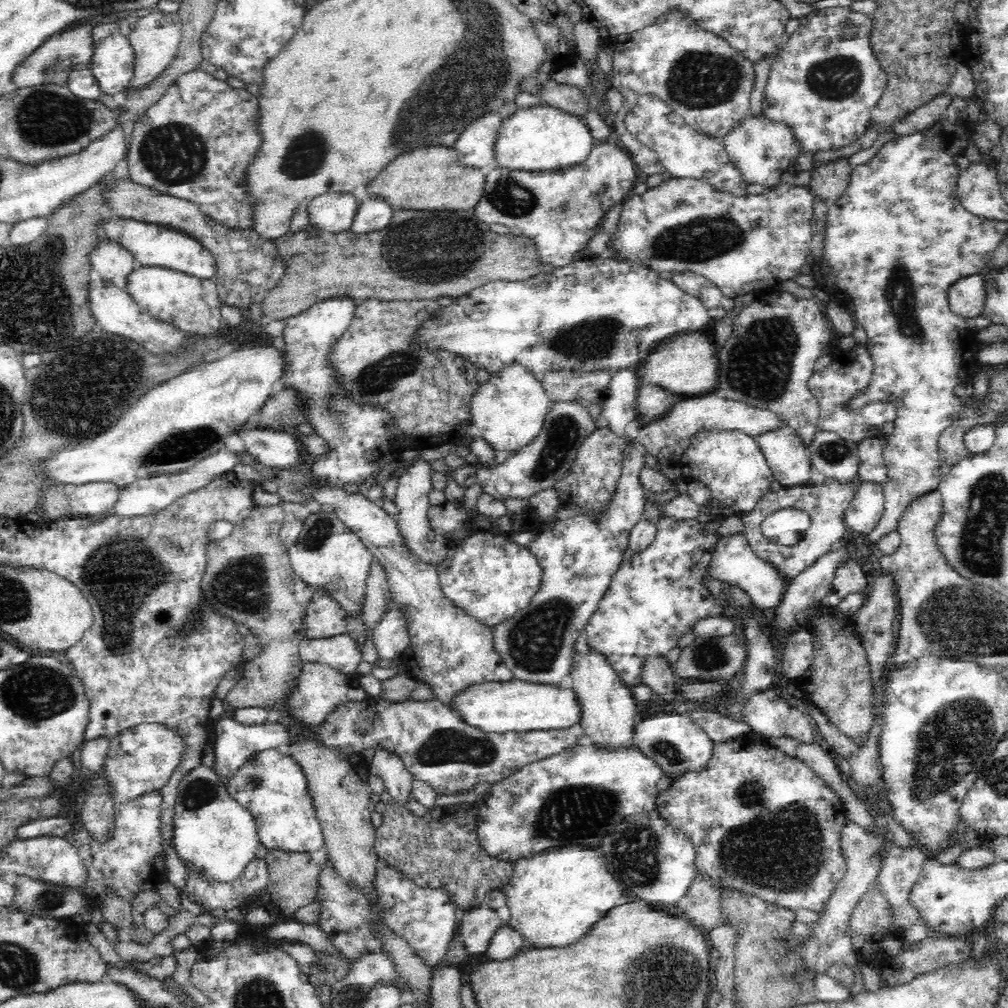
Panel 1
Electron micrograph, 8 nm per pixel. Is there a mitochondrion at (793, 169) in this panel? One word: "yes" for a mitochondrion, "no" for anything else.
no

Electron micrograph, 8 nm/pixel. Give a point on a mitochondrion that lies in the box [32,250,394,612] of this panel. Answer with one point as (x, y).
(181, 447)

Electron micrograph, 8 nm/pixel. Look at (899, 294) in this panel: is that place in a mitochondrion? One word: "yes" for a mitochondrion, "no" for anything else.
yes

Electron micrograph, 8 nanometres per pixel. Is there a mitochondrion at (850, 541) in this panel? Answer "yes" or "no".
no

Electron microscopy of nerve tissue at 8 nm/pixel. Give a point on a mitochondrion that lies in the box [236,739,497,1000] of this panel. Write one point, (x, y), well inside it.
(252, 780)

